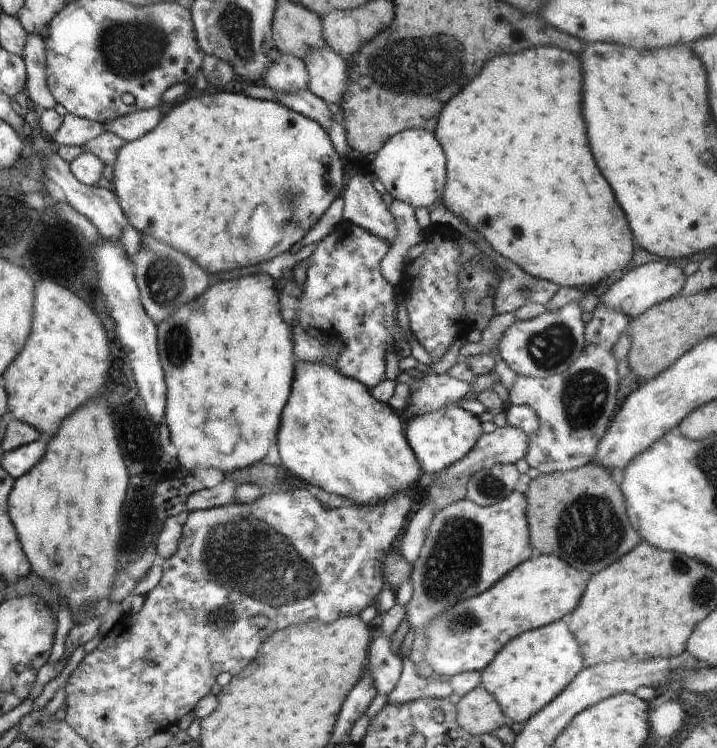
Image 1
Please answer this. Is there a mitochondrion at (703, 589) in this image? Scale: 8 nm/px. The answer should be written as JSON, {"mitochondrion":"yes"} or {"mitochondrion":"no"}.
{"mitochondrion":"yes"}

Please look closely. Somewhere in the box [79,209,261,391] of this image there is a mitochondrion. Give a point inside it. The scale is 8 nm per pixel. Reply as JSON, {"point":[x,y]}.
{"point":[165,281]}

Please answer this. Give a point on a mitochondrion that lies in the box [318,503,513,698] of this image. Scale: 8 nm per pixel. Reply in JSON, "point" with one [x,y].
{"point":[459,542]}

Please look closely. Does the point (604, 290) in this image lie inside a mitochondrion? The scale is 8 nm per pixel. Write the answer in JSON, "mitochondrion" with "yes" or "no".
{"mitochondrion":"no"}

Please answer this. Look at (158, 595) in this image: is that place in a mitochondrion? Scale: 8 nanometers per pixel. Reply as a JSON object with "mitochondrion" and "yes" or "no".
{"mitochondrion":"no"}

